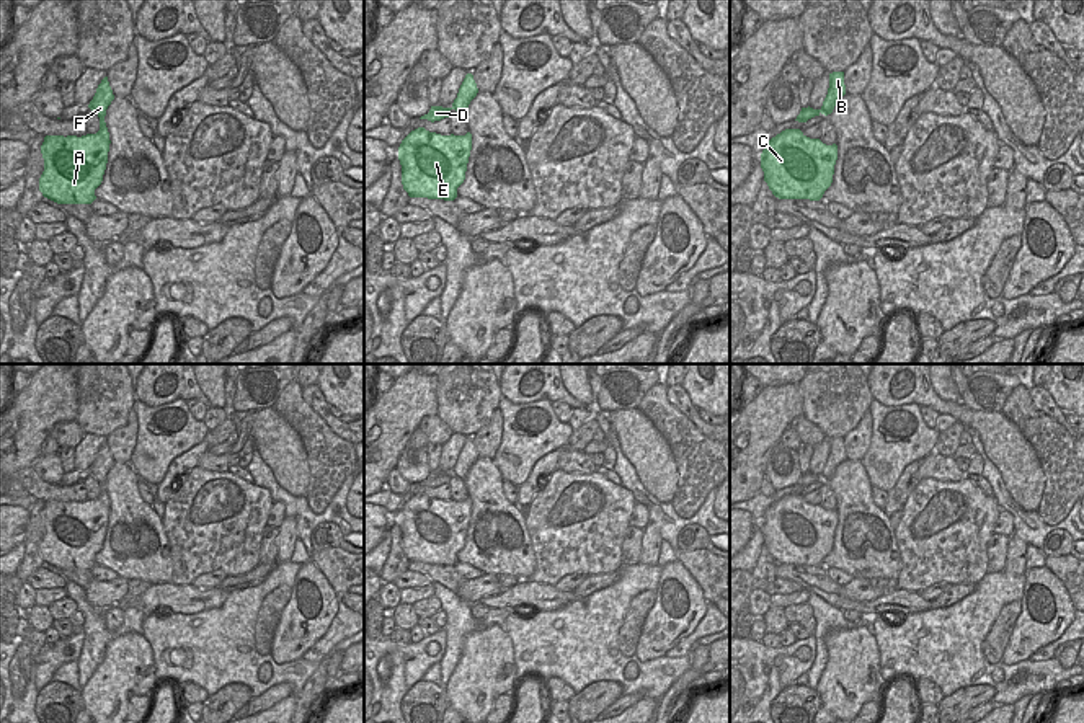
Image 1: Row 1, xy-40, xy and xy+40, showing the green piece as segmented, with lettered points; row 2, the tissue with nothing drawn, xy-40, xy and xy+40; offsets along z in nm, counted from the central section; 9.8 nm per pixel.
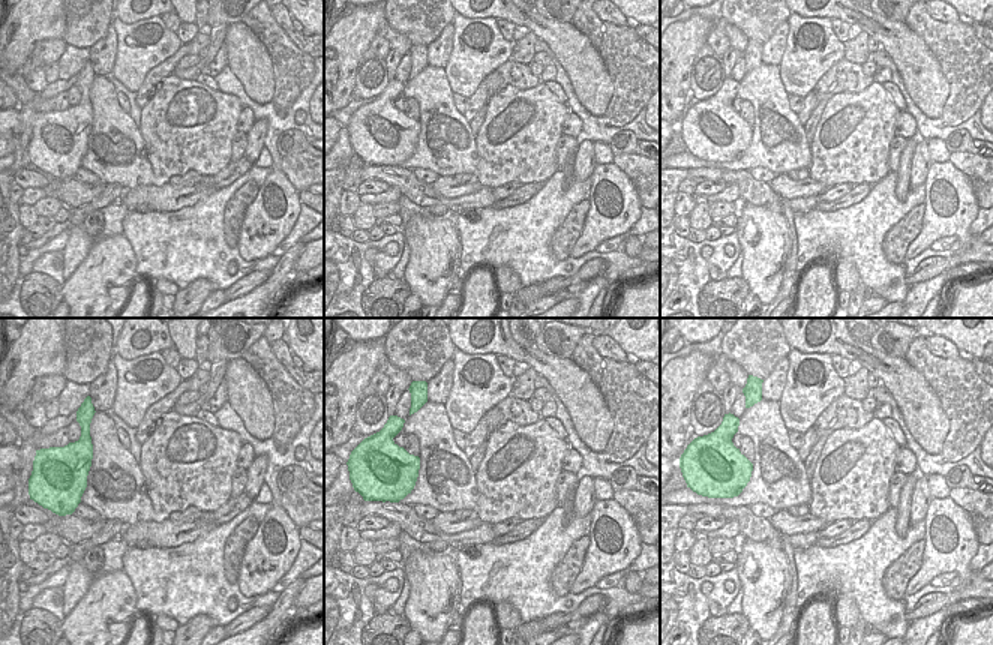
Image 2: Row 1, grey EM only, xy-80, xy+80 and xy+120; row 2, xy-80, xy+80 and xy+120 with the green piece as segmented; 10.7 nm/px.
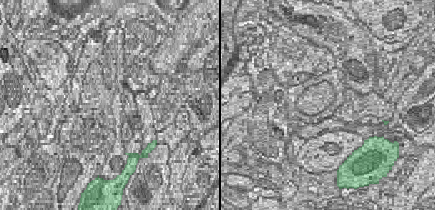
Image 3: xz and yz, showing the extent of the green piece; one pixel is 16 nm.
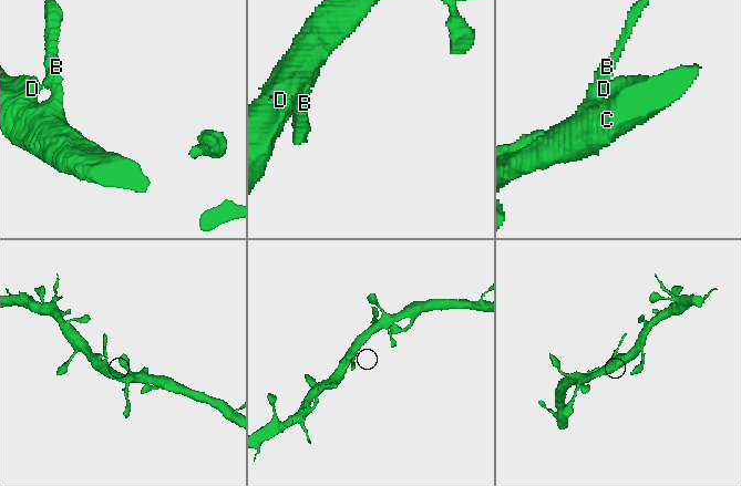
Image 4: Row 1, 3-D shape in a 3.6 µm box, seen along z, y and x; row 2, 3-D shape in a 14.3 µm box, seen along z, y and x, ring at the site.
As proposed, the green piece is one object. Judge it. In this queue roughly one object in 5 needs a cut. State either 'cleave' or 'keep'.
keep

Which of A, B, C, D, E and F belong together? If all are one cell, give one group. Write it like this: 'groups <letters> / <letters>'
groups A B C D E F

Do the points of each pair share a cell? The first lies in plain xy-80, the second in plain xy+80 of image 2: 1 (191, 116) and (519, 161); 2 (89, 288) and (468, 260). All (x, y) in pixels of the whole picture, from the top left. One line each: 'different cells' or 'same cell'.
1: same cell
2: different cells

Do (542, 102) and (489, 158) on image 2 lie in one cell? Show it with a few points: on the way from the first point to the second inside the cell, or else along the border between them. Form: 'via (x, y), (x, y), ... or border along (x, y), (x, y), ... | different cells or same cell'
via (534, 117), (504, 149) | same cell

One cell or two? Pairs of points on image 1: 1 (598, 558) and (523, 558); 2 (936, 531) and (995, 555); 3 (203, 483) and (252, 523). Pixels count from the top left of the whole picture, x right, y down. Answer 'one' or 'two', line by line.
1: two
2: two
3: one

